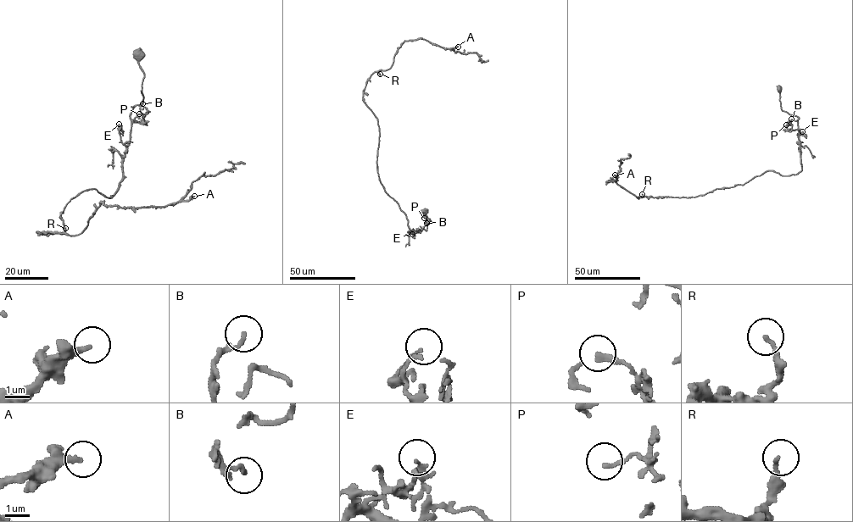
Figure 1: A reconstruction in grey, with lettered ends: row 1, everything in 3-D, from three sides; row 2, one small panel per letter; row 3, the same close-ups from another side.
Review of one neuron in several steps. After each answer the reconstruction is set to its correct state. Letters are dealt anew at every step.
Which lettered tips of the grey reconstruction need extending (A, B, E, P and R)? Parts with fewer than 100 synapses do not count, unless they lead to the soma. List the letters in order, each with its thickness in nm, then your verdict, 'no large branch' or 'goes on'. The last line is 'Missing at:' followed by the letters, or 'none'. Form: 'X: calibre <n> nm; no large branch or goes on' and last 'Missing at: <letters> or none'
A: calibre 260 nm; goes on
B: calibre 180 nm; no large branch
E: calibre 130 nm; no large branch
P: calibre 200 nm; no large branch
R: calibre 160 nm; no large branch
Missing at: A

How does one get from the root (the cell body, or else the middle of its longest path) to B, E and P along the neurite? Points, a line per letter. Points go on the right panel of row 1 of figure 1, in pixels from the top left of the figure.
B: (779, 90), (781, 109), (799, 118), (797, 129), (792, 129), (791, 119)
E: (779, 90), (781, 109), (799, 118), (800, 144), (798, 135), (802, 131)
P: (779, 90), (781, 109), (799, 118), (797, 129), (788, 131), (786, 124)

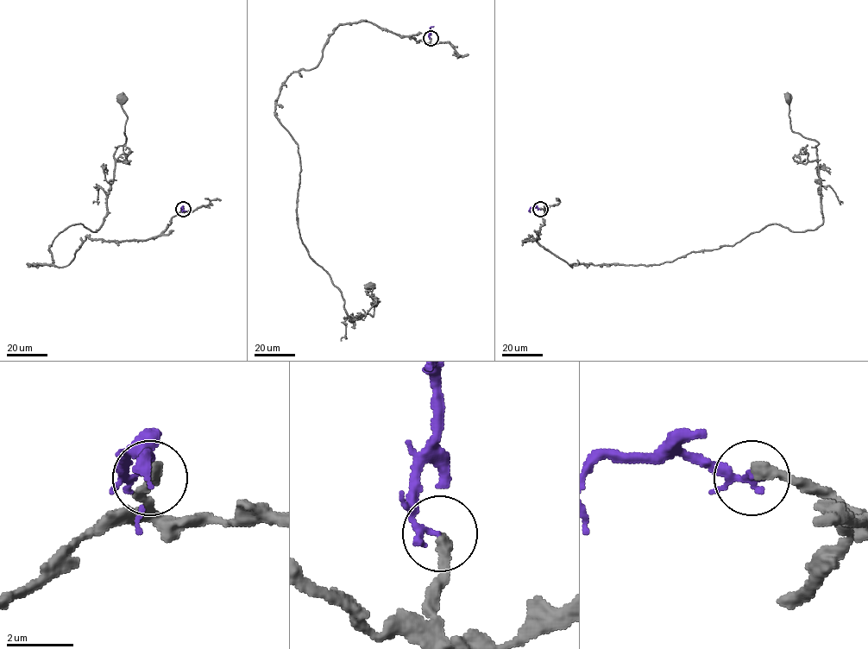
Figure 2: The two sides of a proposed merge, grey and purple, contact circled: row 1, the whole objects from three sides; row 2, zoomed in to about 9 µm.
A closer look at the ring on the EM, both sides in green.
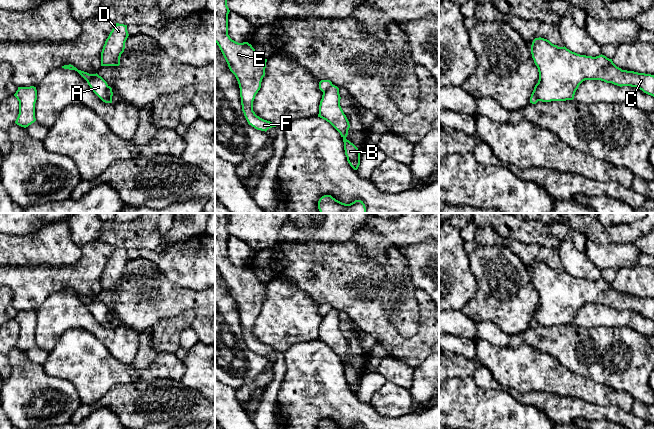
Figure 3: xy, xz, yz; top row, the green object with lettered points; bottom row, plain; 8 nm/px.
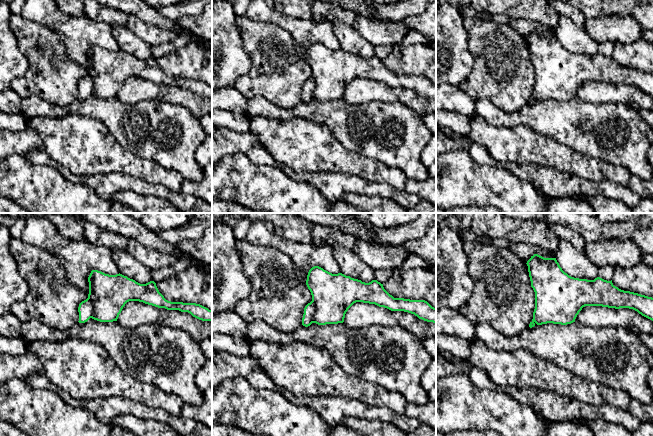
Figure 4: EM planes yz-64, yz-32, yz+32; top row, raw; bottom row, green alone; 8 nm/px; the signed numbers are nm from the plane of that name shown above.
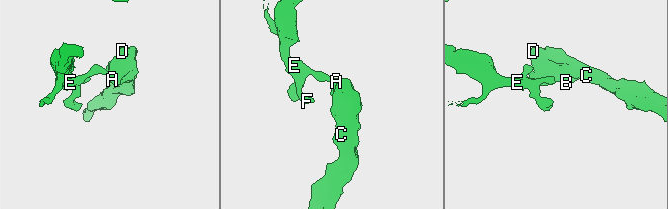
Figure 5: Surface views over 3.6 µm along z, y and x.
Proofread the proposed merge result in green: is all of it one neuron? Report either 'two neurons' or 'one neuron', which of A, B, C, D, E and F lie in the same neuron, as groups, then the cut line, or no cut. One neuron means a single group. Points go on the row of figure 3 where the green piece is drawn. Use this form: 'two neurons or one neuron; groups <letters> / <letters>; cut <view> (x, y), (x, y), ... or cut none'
two neurons; groups A E F / B C D; cut yz (537, 83), (536, 97), (539, 100)

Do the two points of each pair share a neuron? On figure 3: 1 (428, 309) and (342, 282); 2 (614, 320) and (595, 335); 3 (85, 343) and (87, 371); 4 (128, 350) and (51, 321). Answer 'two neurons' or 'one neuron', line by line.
1: one neuron
2: two neurons
3: one neuron
4: one neuron

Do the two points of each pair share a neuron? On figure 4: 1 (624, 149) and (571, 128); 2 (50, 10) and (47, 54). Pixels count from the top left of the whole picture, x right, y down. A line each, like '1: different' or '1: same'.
1: same
2: different

